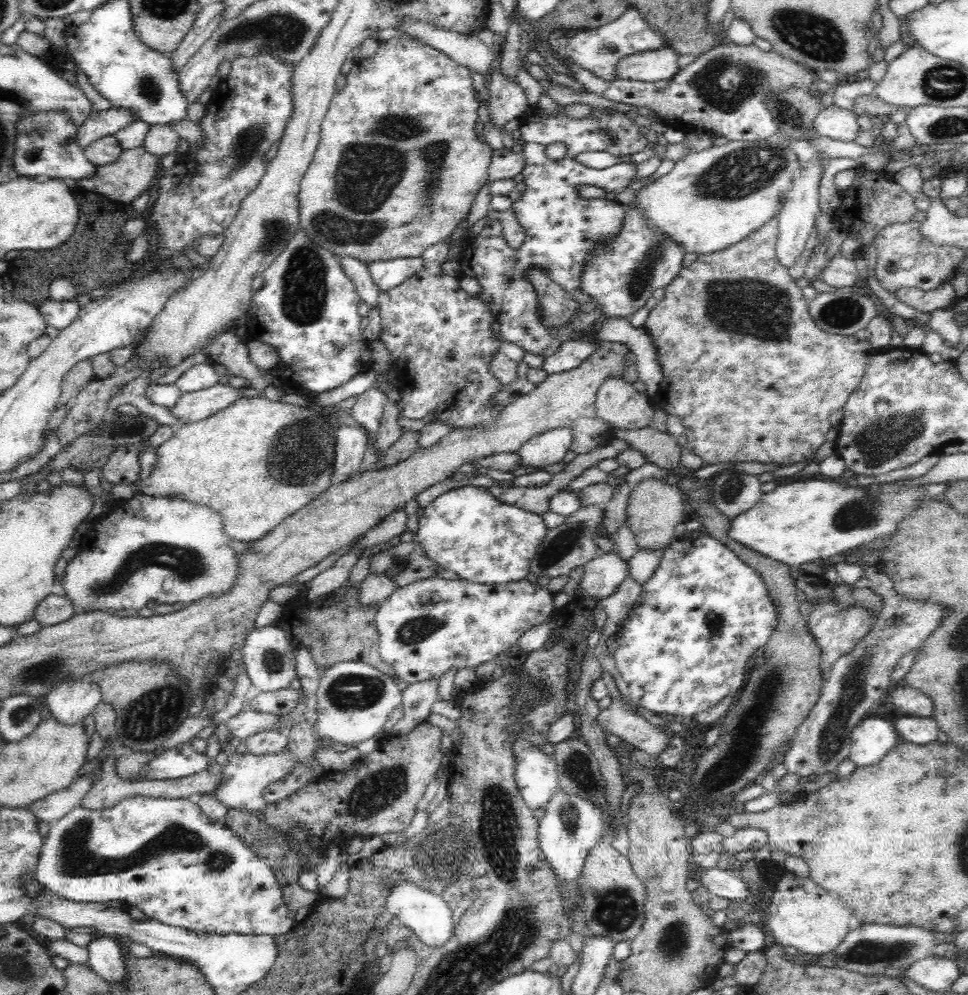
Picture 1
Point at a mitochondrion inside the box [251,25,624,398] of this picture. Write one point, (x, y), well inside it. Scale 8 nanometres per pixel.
(398, 149)

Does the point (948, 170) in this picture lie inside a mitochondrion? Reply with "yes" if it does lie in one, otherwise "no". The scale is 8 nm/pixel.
no

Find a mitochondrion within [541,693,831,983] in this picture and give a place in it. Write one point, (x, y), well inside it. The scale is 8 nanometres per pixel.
(615, 909)

